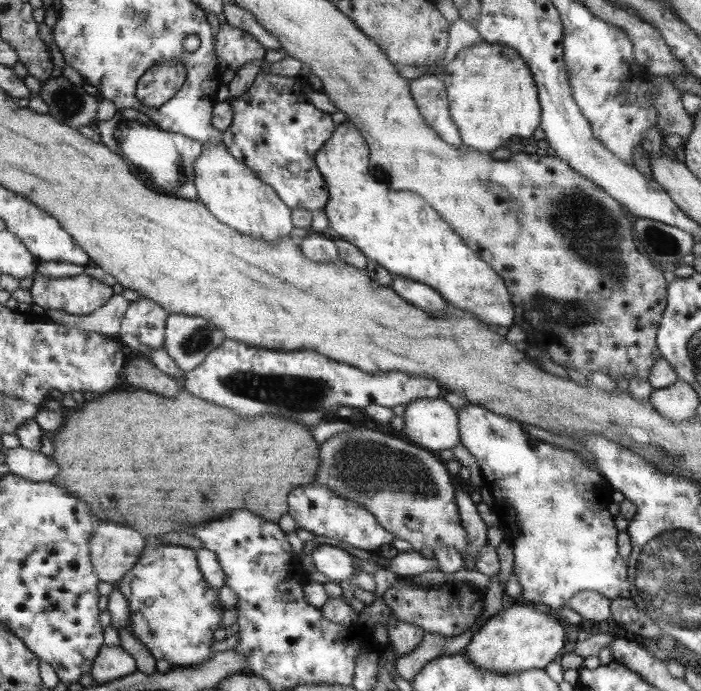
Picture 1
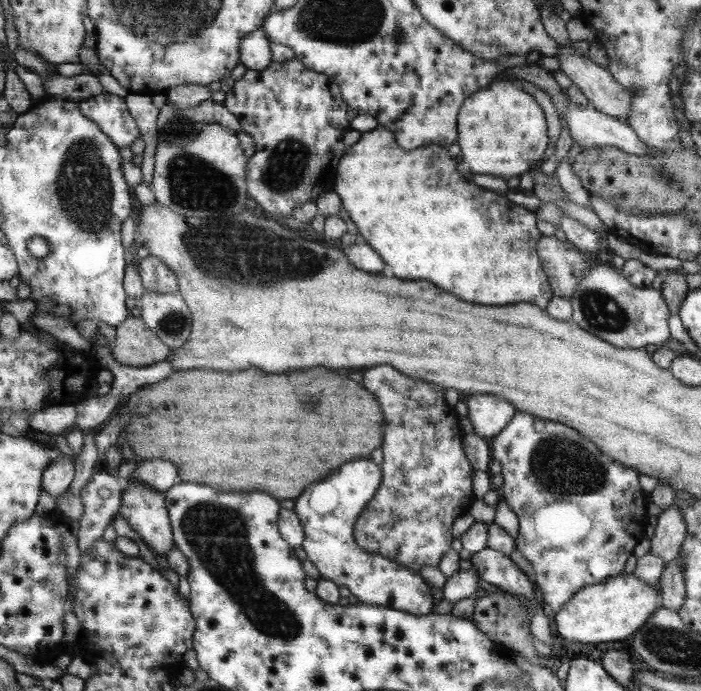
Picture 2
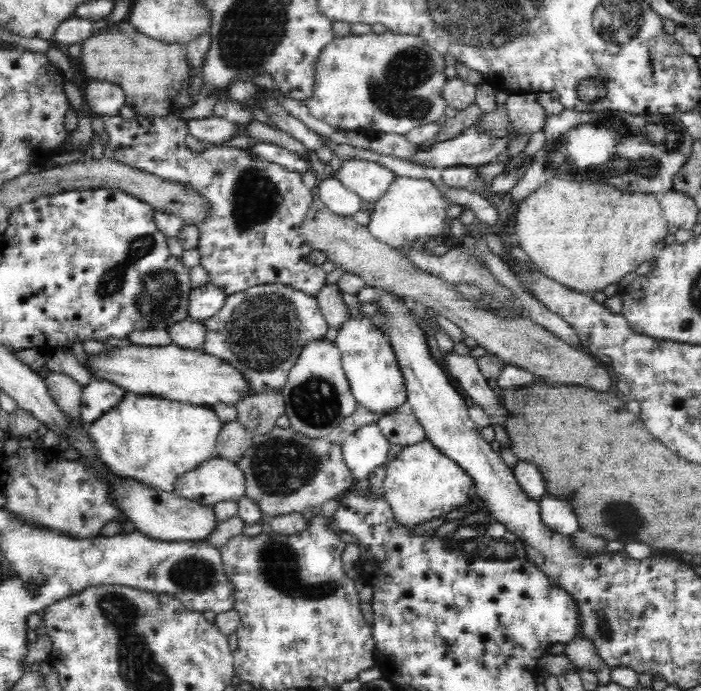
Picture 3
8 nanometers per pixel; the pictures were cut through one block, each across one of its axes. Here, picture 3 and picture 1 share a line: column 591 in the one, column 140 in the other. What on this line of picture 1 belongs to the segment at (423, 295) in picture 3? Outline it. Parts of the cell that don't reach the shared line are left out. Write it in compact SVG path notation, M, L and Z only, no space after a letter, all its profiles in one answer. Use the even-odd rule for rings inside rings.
M134 356L127 361L127 366L123 369L125 382L141 390L155 390L155 394L167 394L167 398L175 396L179 392L179 384L142 357Z

